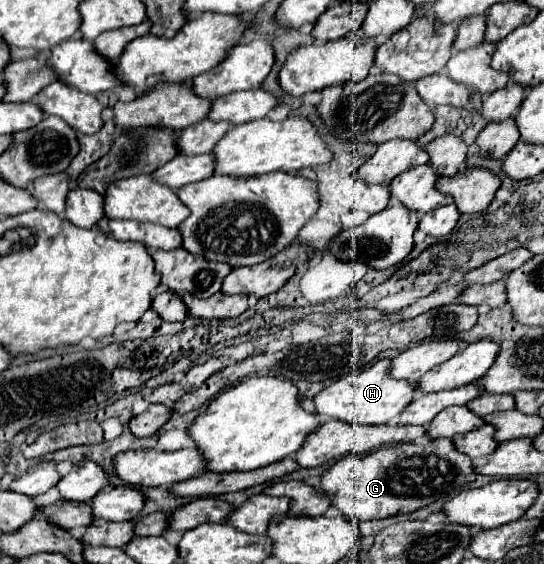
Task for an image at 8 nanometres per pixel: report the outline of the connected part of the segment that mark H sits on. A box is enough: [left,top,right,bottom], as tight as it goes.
[315,358,419,424]

